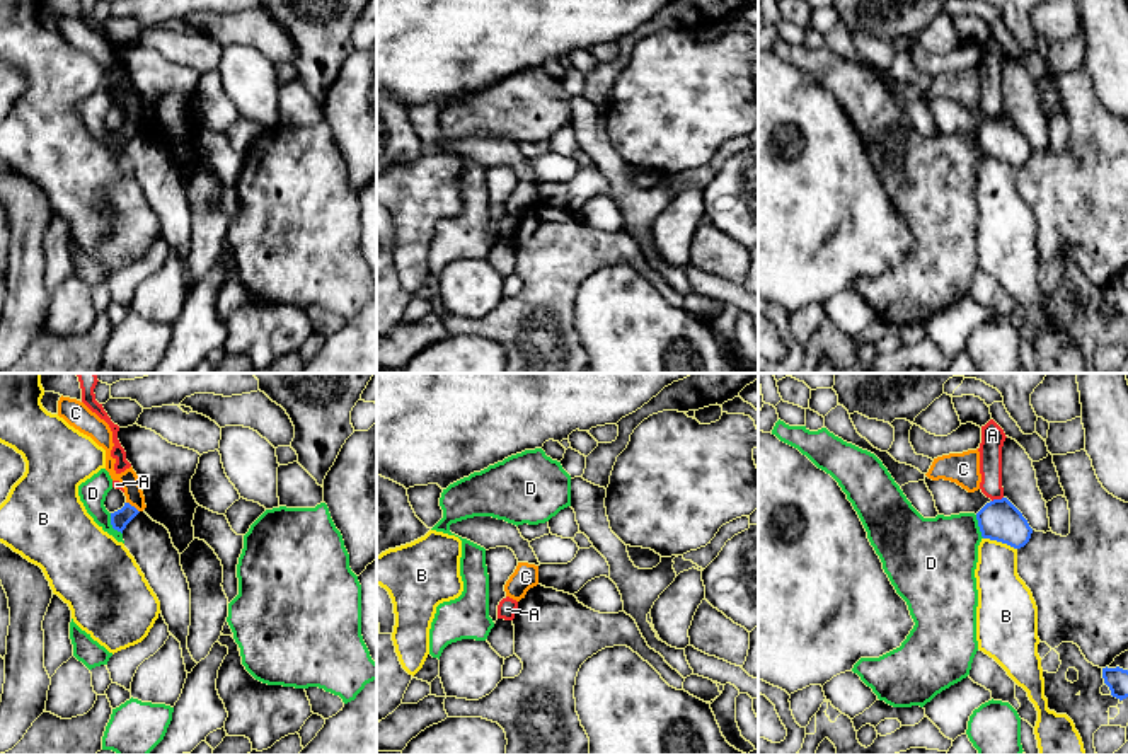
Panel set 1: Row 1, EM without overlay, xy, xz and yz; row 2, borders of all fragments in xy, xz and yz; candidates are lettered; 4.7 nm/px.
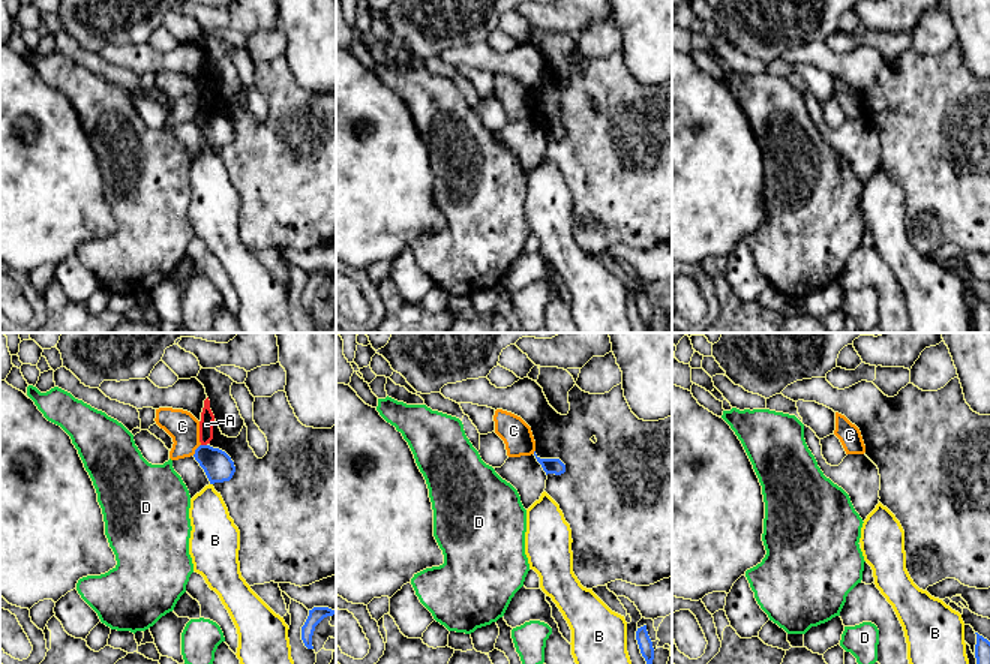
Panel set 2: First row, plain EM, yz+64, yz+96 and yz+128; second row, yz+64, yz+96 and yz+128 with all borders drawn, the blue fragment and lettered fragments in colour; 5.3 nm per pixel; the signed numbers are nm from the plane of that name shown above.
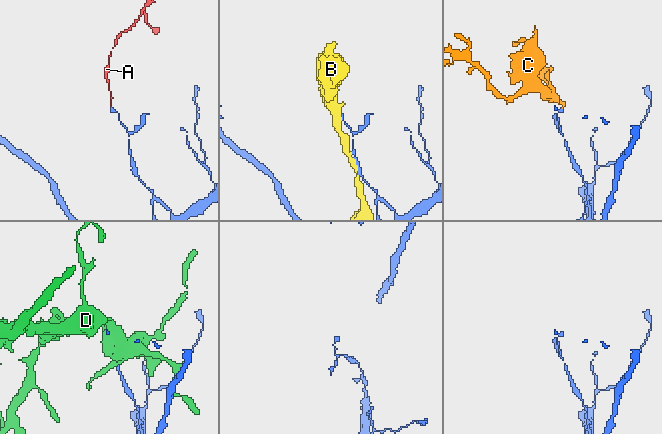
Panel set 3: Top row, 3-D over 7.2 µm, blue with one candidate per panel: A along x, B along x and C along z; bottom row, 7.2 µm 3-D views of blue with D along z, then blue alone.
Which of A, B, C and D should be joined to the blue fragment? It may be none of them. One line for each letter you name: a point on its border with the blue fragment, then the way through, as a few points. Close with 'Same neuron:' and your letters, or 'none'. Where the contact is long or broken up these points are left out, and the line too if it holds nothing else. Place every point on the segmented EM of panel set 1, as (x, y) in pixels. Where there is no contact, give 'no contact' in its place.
Same neuron: none

